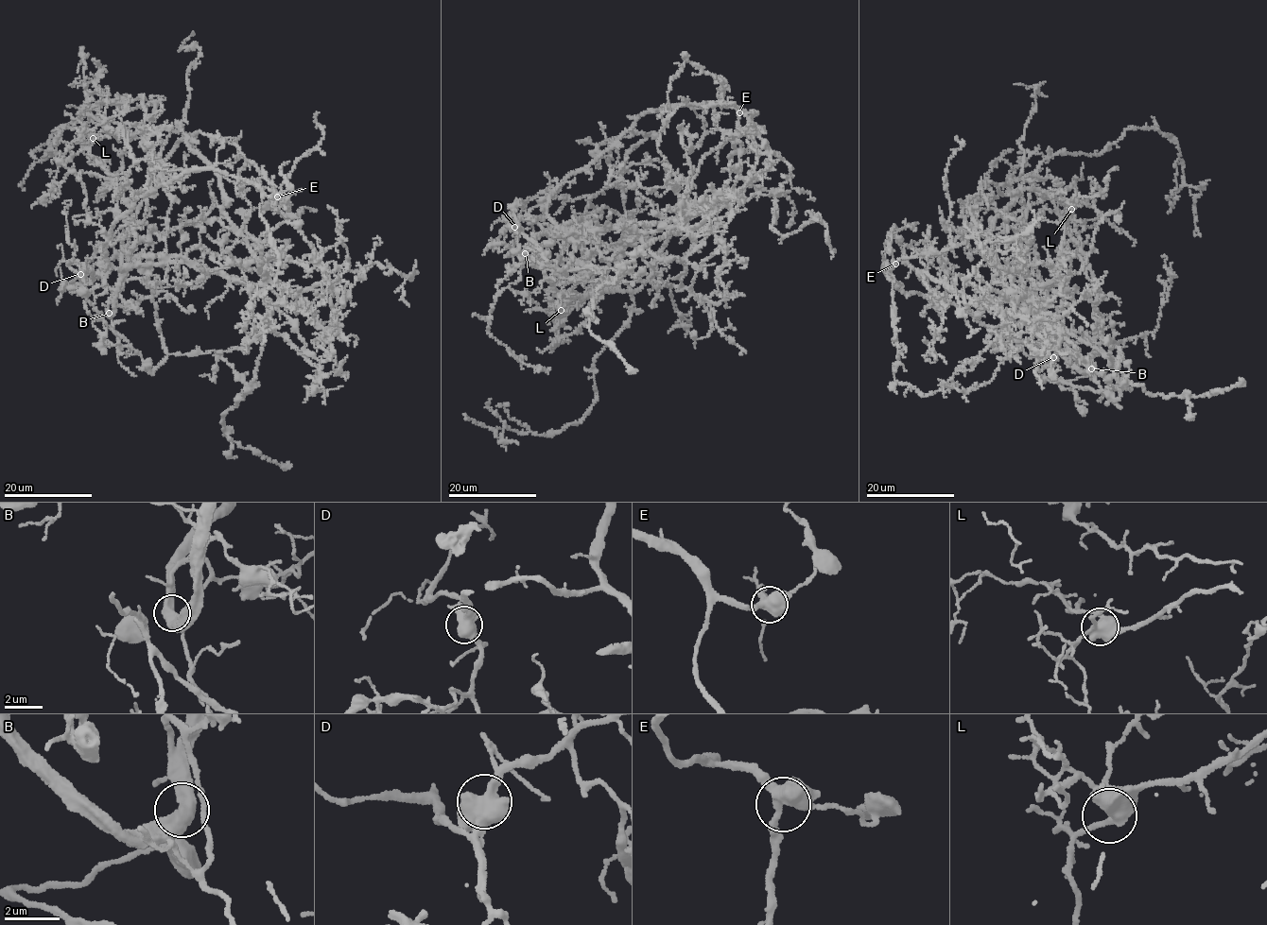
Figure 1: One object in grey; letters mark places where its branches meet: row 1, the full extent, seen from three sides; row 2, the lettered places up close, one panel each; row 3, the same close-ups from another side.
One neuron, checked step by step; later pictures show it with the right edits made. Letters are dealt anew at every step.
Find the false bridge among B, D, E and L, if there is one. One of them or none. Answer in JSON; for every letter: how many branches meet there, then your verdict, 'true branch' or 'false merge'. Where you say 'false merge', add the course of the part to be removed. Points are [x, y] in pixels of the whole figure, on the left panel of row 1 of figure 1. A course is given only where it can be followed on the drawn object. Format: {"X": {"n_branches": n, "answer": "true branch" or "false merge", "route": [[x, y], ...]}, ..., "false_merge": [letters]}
{"B": {"n_branches": 4, "answer": "true branch"}, "D": {"n_branches": 4, "answer": "true branch"}, "E": {"n_branches": 4, "answer": "true branch"}, "L": {"n_branches": 4, "answer": "true branch"}, "false_merge": []}

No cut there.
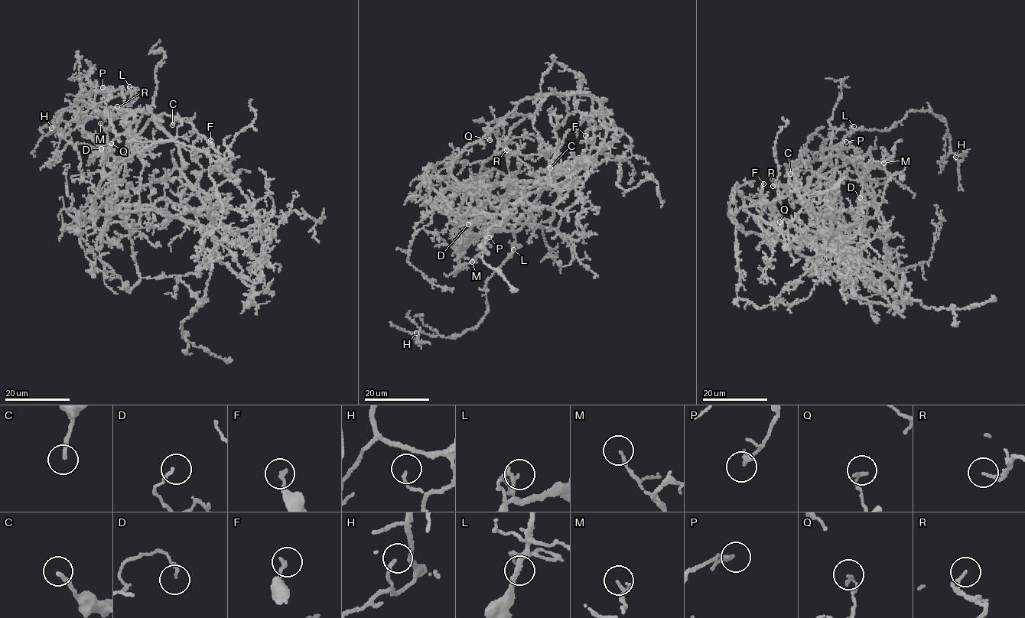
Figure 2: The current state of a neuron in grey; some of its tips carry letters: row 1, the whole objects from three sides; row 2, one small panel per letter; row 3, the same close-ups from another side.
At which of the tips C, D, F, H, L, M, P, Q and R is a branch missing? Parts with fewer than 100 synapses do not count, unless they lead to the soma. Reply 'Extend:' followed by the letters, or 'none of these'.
Extend: none of these

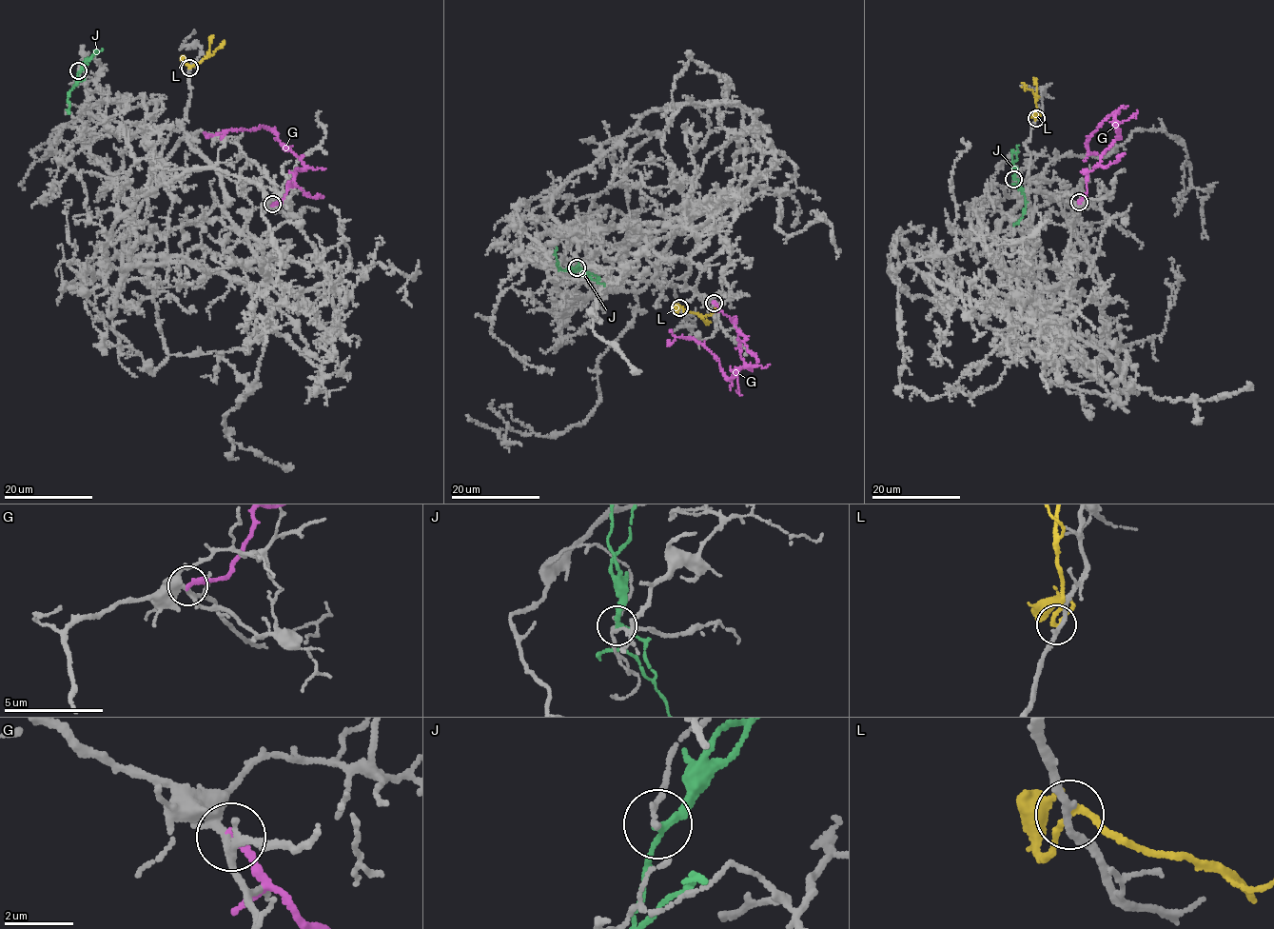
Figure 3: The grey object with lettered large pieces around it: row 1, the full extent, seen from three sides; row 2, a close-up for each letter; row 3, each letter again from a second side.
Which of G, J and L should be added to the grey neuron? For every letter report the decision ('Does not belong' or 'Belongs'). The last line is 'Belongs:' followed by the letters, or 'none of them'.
G: Does not belong
J: Does not belong
L: Does not belong
Belongs: none of them

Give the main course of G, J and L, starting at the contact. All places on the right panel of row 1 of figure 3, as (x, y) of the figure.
G: (1080, 201), (1087, 175), (1119, 135), (1117, 111), (1089, 137), (1087, 150), (1095, 154), (1090, 152)
J: (1013, 178), (1020, 183), (1026, 205), (1022, 217), (1012, 226)
L: (1035, 118), (1036, 95), (1022, 82)

